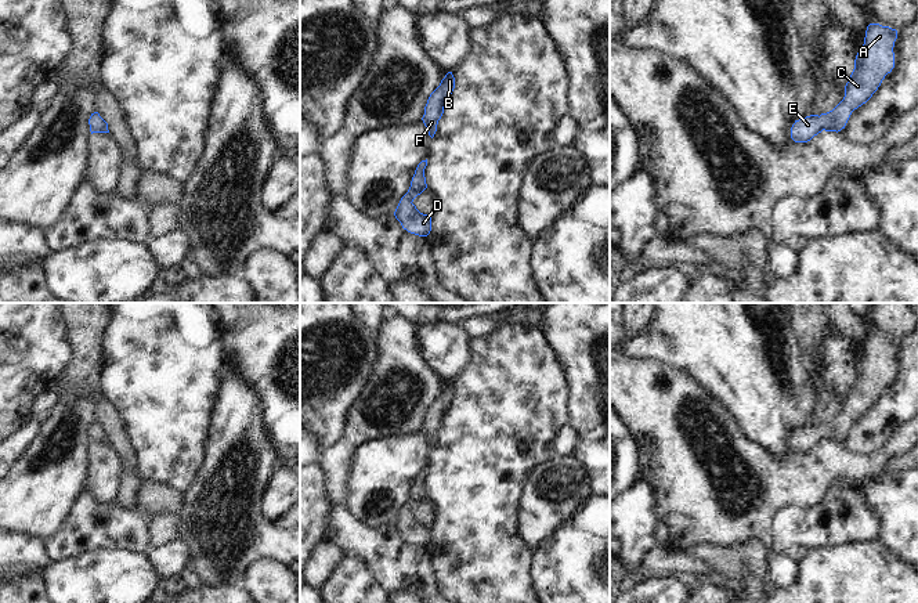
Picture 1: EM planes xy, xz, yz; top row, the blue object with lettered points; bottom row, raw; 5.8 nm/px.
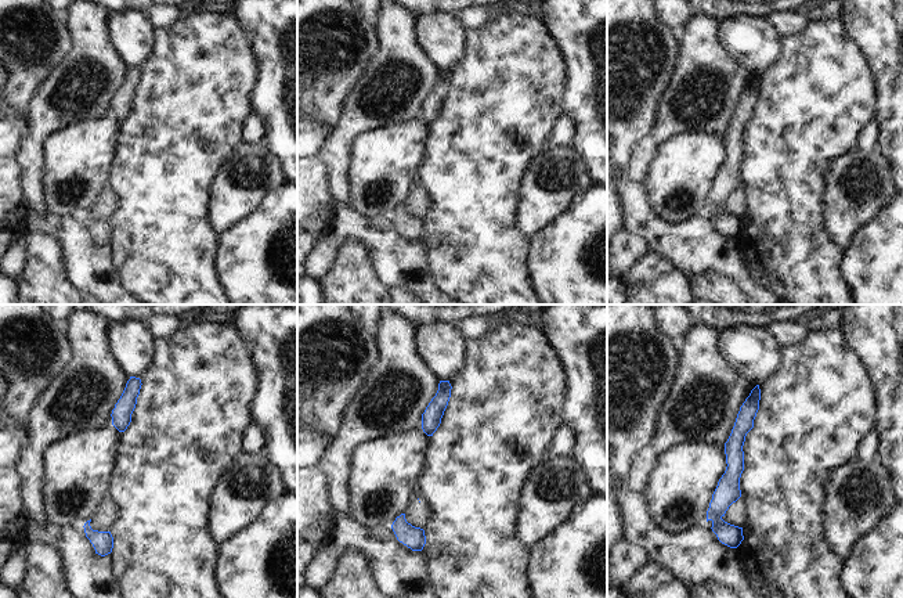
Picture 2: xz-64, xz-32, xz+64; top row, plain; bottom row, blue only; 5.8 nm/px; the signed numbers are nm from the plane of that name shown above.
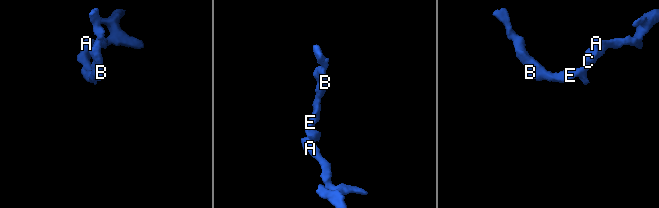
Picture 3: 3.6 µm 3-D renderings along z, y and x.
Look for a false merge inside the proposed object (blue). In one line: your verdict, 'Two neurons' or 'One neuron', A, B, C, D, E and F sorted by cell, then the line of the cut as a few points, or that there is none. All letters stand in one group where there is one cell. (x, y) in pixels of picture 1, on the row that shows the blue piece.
One neuron. Groups: A B C D E F. No split.

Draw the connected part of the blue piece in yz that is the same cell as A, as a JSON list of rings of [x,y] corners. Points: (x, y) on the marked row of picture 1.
[[[870,24],[864,44],[856,55],[854,69],[845,86],[843,100],[827,113],[795,120],[791,138],[795,142],[807,142],[823,130],[838,133],[845,129],[852,112],[872,97],[885,76],[894,68],[896,39],[896,29]]]

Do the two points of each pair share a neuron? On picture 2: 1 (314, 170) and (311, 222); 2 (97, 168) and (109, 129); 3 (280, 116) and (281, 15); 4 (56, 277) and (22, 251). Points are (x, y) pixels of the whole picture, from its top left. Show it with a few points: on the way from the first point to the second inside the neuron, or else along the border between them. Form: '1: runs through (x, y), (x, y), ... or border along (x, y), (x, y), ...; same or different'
1: runs through (311, 183), (311, 209); same
2: runs through (97, 158), (97, 141), (100, 139); same
3: runs through (277, 92), (277, 50), (274, 39); same
4: border along (26, 237), (28, 265), (18, 277); different

